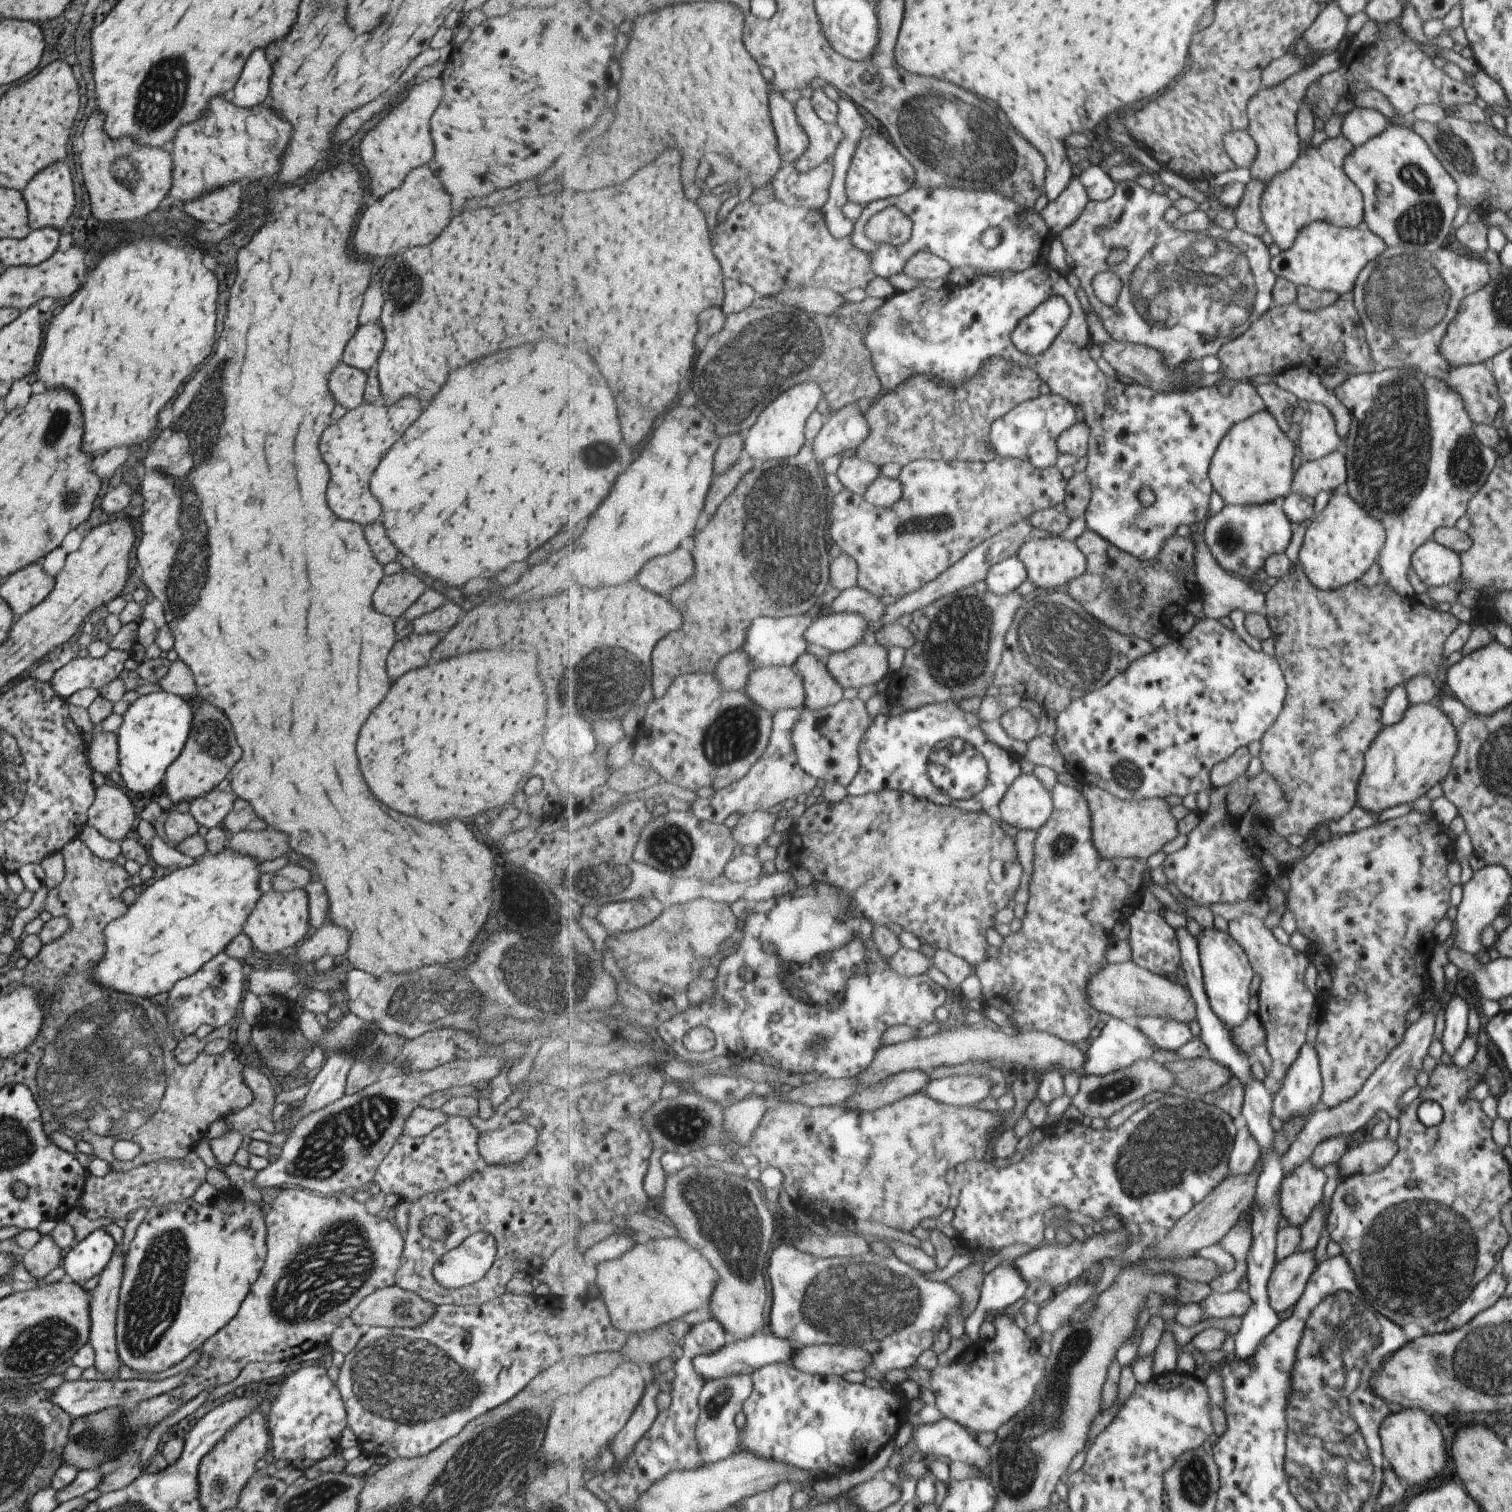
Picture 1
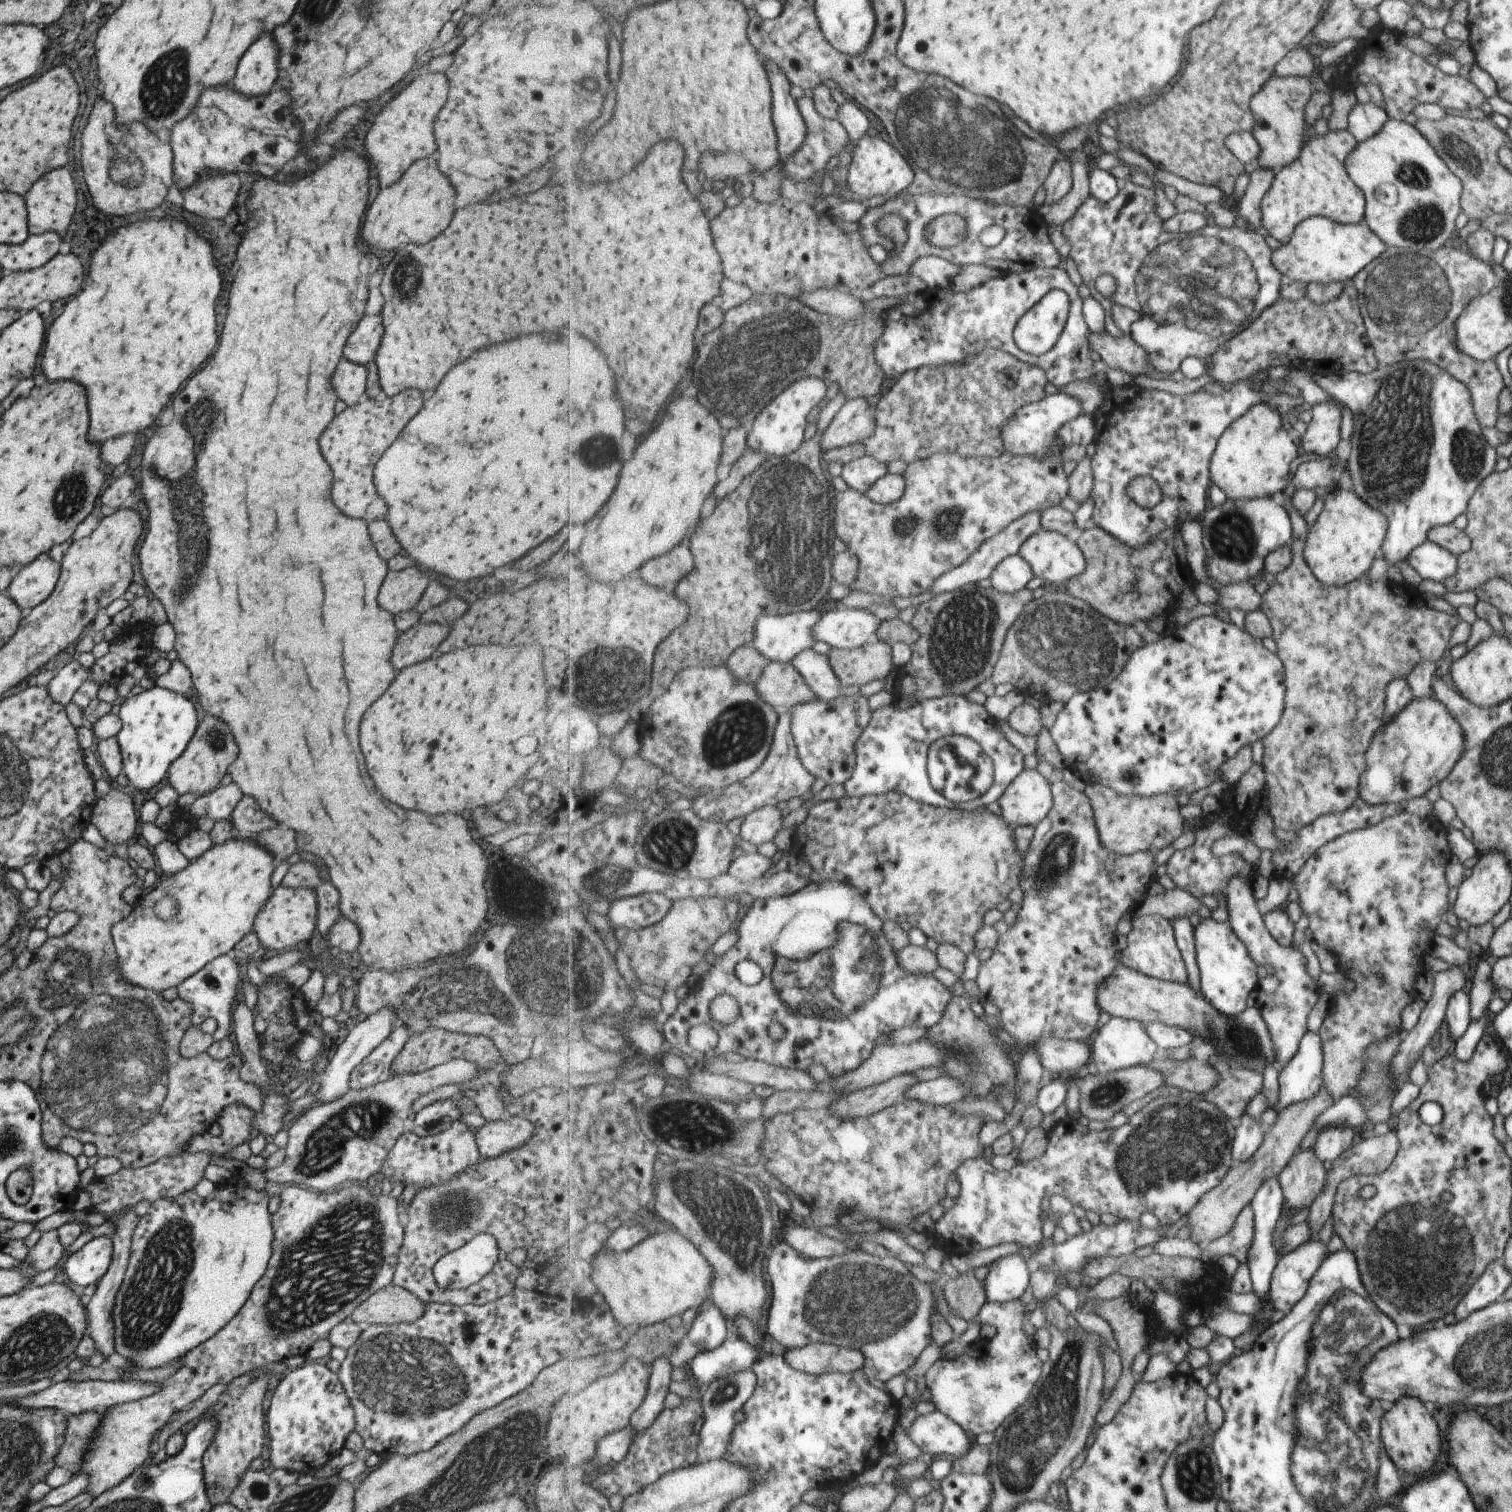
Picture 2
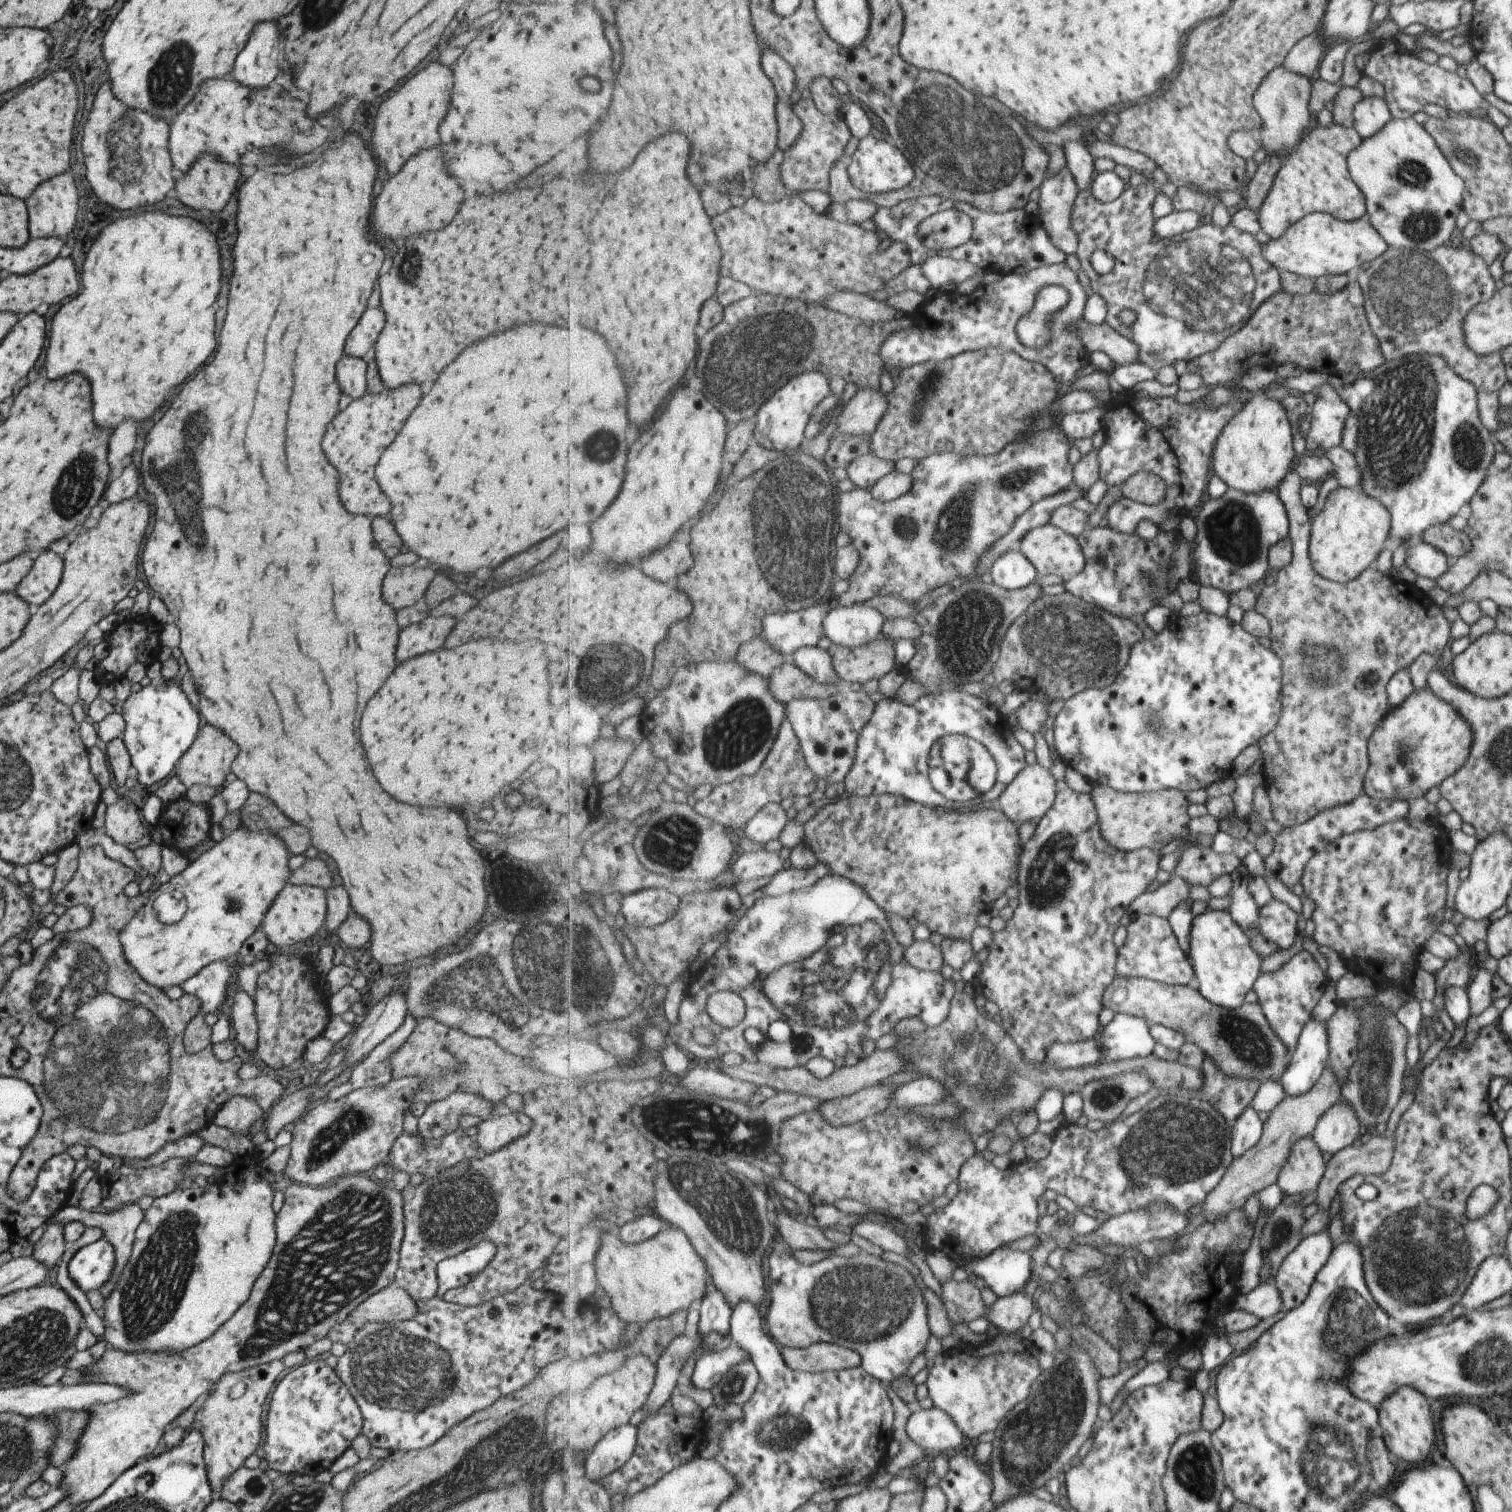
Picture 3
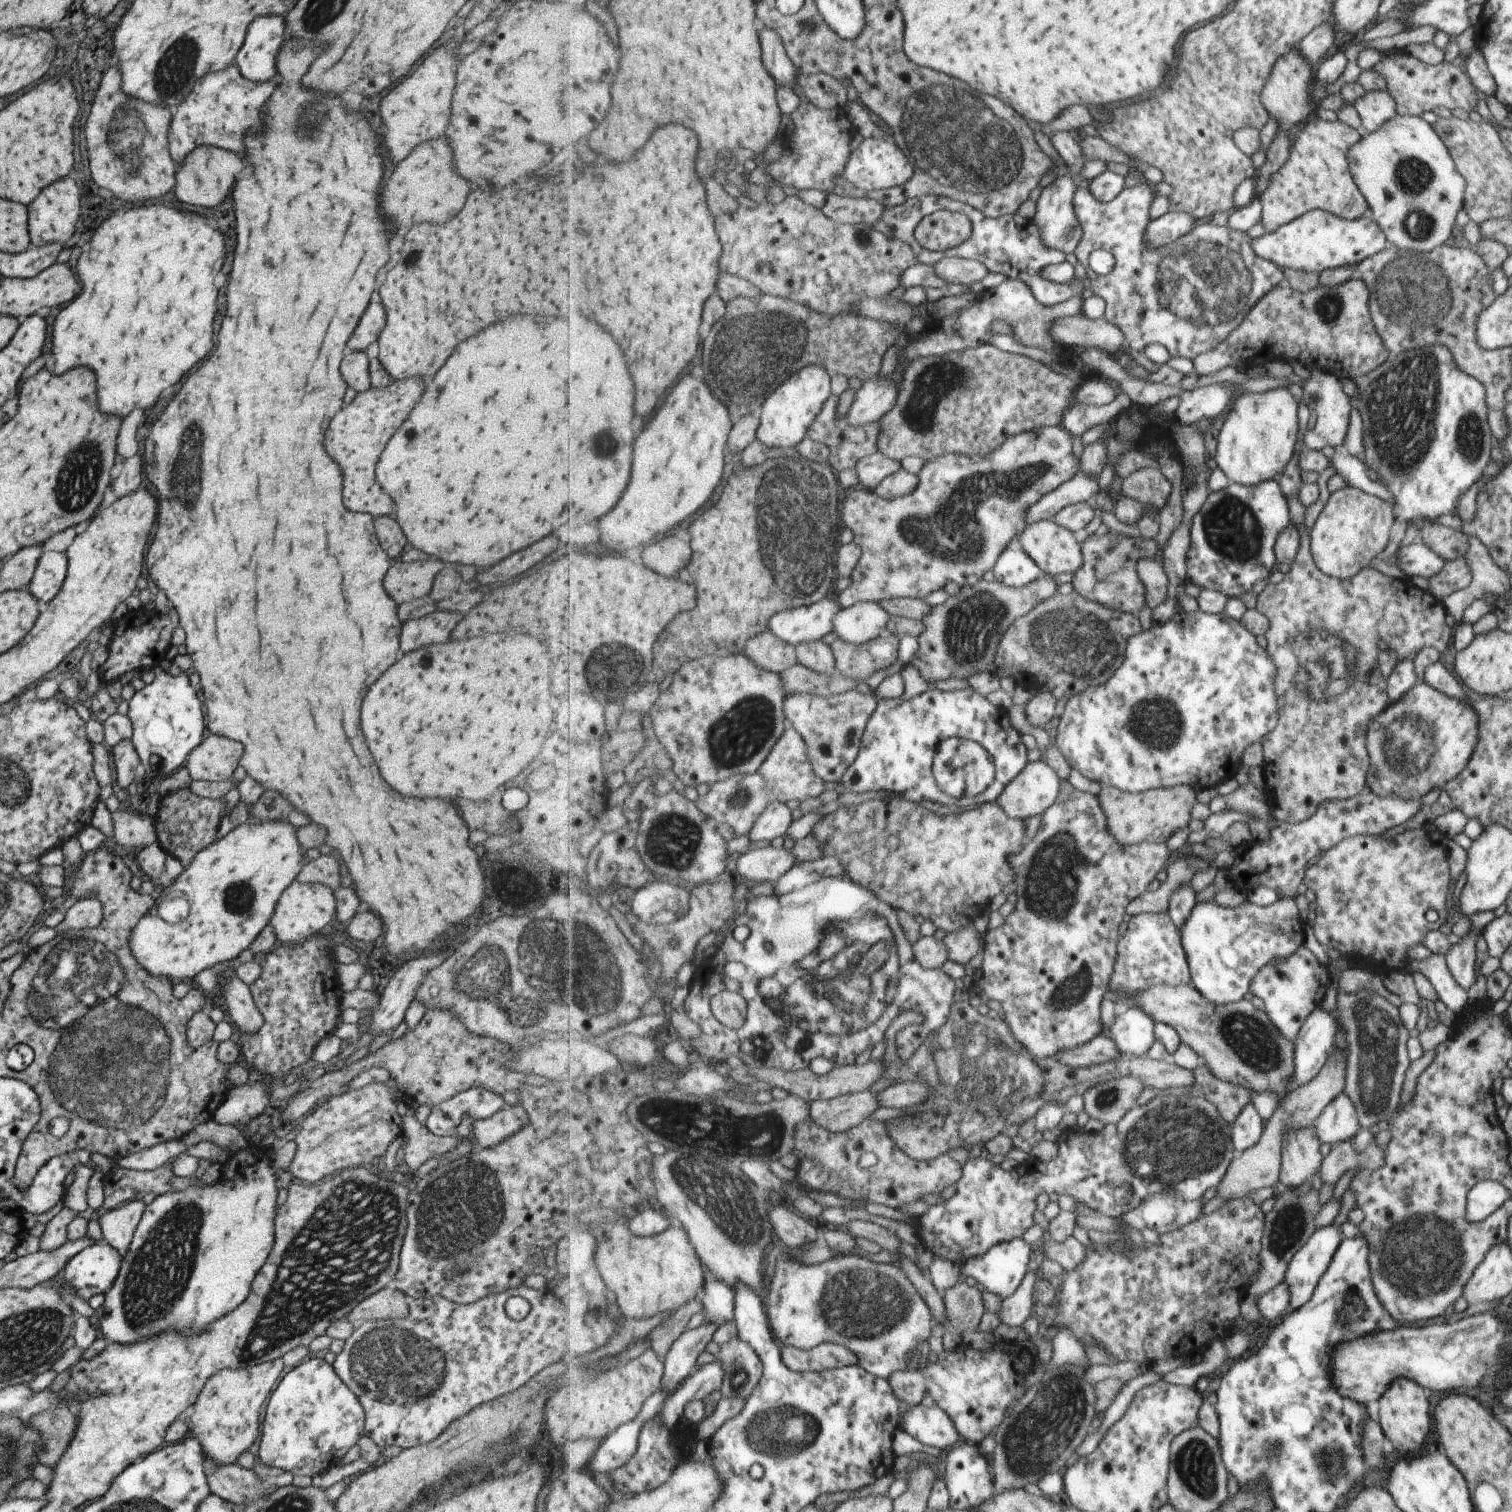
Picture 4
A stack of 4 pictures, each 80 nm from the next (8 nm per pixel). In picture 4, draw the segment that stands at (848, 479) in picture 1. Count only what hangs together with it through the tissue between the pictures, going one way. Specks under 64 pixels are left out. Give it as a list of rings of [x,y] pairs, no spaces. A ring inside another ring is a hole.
[[[878,452],[857,462],[855,472],[865,489],[876,491],[877,486],[891,474],[902,470],[901,461]]]

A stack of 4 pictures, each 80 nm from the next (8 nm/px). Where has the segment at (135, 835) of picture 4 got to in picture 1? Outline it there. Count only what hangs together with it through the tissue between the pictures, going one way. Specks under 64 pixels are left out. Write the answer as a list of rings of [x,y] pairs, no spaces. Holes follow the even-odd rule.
[[[115,786],[94,788],[94,800],[86,813],[86,826],[97,830],[107,840],[119,843],[135,827],[138,814],[133,804]]]

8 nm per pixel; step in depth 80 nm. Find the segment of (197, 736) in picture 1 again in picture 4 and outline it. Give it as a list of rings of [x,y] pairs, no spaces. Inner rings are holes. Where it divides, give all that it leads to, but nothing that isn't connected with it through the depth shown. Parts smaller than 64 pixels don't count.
[[[208,734],[185,756],[185,768],[191,781],[219,782],[231,779],[243,746]]]

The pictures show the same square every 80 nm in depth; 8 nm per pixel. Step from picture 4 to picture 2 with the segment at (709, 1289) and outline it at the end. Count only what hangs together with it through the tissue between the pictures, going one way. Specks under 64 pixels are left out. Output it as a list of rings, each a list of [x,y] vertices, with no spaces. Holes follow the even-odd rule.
[[[712,1299],[698,1309],[698,1312],[688,1332],[691,1343],[702,1347],[702,1351],[721,1347],[731,1337],[725,1314],[715,1306]]]

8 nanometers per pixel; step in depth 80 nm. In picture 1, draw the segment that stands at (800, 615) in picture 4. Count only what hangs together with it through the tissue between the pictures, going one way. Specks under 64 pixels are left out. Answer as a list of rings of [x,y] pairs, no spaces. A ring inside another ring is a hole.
[[[815,615],[787,616],[783,618],[763,616],[755,620],[753,630],[747,634],[743,650],[751,656],[753,666],[756,669],[769,668],[771,666],[792,667],[796,661],[805,653],[809,642],[805,638],[805,632],[813,624]]]

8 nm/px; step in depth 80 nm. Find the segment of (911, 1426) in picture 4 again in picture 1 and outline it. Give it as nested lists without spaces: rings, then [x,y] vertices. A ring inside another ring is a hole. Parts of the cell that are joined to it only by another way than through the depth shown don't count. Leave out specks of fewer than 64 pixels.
[[[943,1417],[934,1424],[921,1423],[912,1438],[918,1456],[929,1460],[948,1458],[950,1461],[973,1464],[979,1470],[991,1466],[992,1453],[977,1442],[976,1435],[964,1425]]]

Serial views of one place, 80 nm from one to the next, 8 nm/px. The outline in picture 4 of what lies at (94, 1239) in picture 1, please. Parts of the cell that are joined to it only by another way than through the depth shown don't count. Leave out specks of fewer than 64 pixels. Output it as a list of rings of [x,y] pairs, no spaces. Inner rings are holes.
[[[100,1240],[75,1254],[65,1264],[58,1281],[67,1288],[67,1291],[71,1291],[70,1294],[75,1294],[77,1298],[87,1301],[95,1294],[103,1294],[108,1291],[117,1277],[120,1260],[119,1254],[110,1245]]]

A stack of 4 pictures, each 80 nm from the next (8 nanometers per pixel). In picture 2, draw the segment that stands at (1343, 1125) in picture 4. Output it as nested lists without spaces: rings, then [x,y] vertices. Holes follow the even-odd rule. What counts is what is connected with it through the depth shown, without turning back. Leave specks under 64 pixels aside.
[[[1335,1126],[1335,1128],[1321,1128],[1315,1136],[1313,1152],[1320,1161],[1333,1161],[1339,1154],[1343,1154],[1357,1139],[1357,1132],[1351,1128]]]

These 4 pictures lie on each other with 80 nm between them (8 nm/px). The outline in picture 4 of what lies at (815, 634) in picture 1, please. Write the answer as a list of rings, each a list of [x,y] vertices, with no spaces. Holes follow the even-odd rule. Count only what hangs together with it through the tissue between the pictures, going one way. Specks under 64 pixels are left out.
[[[876,601],[842,607],[835,616],[833,632],[849,644],[866,644],[886,634],[893,617]]]

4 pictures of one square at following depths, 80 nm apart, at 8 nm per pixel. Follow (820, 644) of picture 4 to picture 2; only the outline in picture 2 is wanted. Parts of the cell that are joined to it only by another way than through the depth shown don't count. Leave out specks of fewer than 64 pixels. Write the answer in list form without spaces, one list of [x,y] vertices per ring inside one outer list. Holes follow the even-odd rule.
[[[807,649],[796,656],[792,663],[811,686],[817,701],[831,702],[843,694],[842,682],[831,668],[829,654],[823,655]]]

